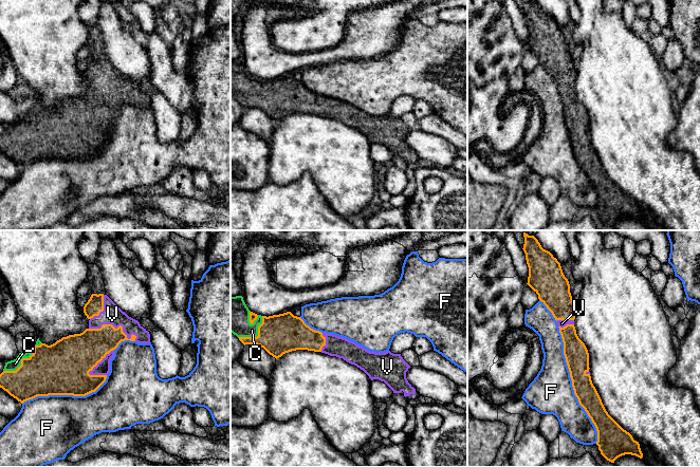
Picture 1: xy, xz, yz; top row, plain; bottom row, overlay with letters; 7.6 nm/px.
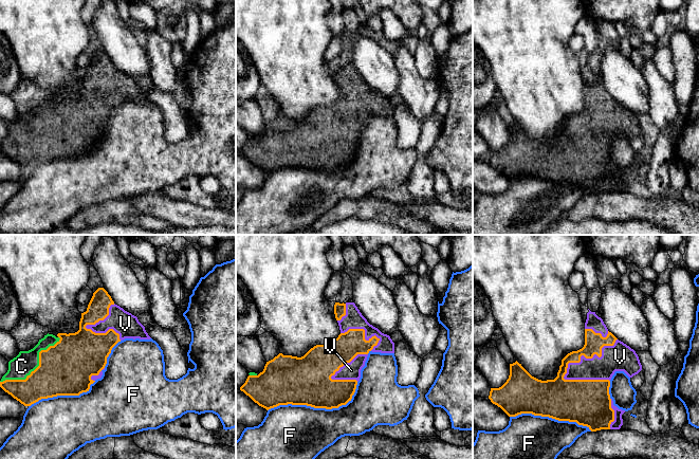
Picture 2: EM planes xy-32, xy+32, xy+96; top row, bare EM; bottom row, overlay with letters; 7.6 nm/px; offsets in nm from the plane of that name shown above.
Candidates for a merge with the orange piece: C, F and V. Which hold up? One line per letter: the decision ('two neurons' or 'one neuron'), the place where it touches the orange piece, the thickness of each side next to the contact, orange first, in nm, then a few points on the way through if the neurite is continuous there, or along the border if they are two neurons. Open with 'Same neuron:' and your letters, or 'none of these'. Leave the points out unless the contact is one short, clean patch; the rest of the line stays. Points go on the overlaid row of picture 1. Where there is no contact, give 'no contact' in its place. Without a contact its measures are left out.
Same neuron: C, V
C: one neuron | xy (21, 362) | 380/80 nm
F: two neurons | yz (572, 385) | 180/340 nm
V: one neuron | xy (117, 328) | 260/150 nm

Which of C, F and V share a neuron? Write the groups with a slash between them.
C V / F

